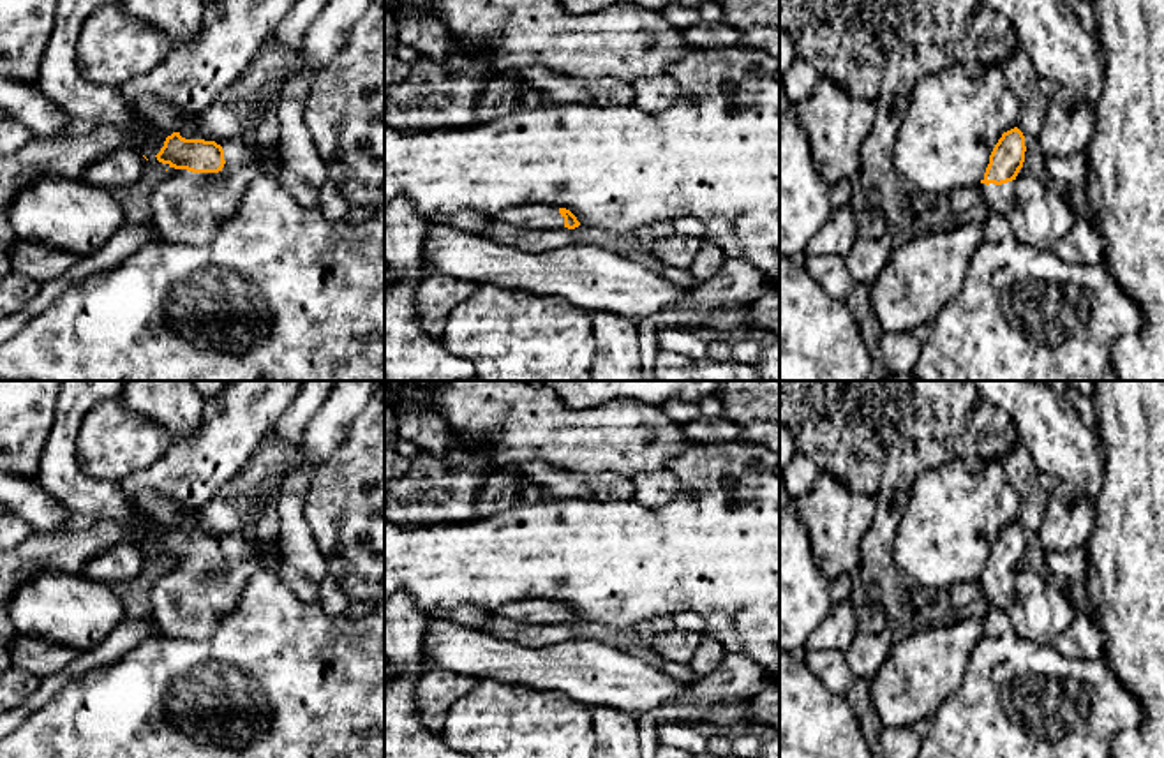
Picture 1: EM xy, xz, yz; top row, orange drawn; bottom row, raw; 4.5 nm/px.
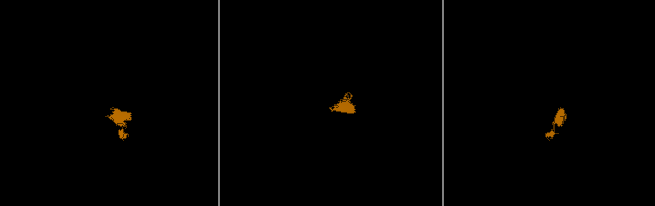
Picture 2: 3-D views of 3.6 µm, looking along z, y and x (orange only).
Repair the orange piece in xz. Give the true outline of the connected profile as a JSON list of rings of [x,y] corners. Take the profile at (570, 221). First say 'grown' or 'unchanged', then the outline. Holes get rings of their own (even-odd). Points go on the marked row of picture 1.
grown | [[[541,203],[501,210],[492,217],[492,220],[526,231],[561,227],[575,229],[580,226],[570,210],[545,206]]]

